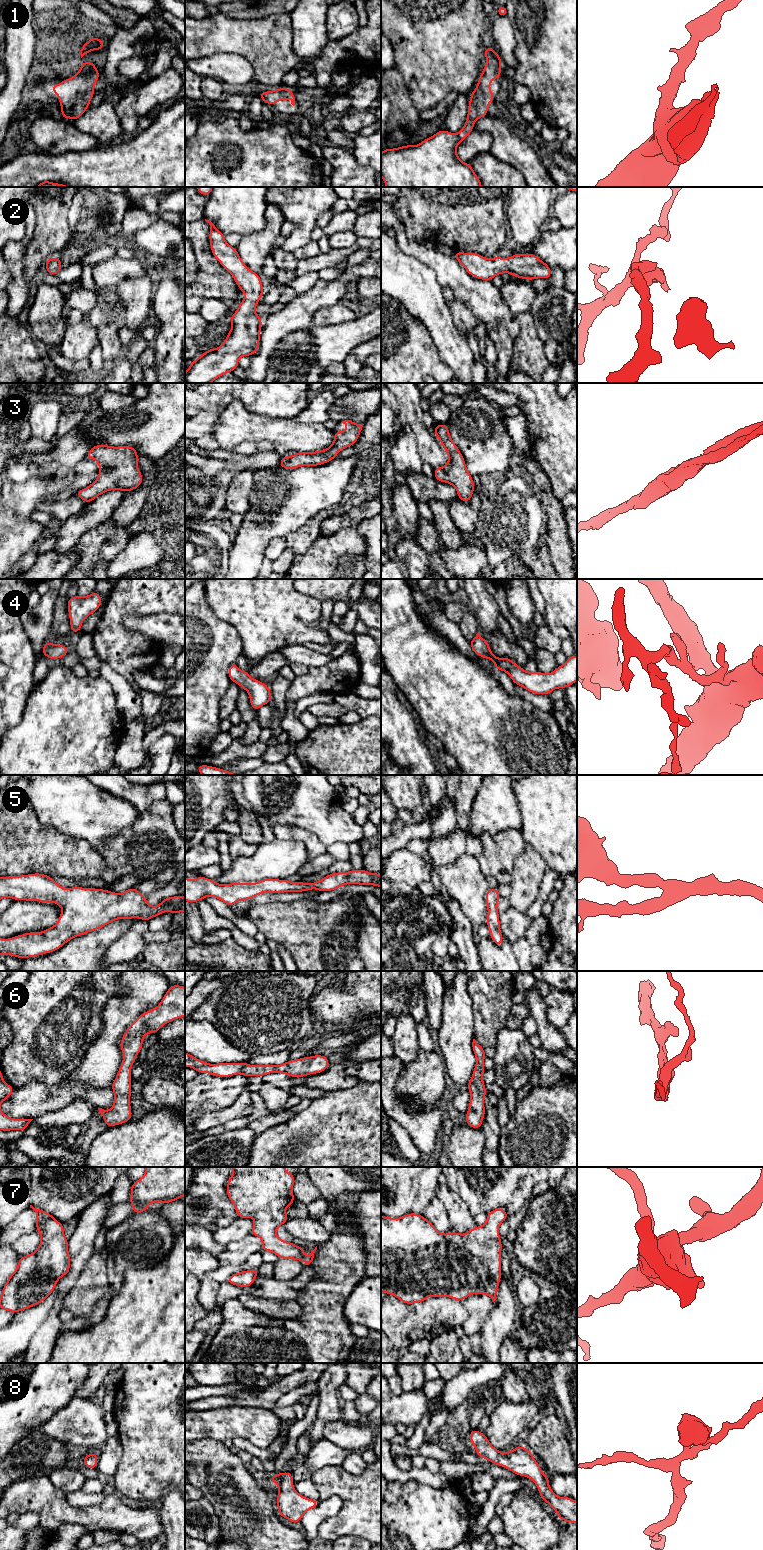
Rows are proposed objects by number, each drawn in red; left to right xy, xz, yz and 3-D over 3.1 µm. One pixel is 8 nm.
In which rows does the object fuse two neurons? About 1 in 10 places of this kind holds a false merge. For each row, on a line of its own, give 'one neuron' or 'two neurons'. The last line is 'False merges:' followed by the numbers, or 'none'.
1: one neuron
2: one neuron
3: one neuron
4: one neuron
5: one neuron
6: one neuron
7: one neuron
8: one neuron
False merges: none

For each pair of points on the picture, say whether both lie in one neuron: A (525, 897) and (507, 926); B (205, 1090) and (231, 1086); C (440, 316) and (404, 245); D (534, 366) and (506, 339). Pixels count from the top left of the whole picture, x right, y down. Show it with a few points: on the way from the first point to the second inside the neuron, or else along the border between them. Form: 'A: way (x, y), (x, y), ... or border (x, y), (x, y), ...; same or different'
A: border (511, 906), (524, 913); different
B: way (211, 1090), (225, 1090); same
C: border (394, 239), (405, 253), (430, 268); different
D: border (518, 322), (519, 334), (513, 343), (507, 368); different

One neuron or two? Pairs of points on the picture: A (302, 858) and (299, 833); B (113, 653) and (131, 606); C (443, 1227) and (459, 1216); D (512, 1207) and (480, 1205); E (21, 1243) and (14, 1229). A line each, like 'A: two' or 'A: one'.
A: two
B: one
C: two
D: one
E: two

